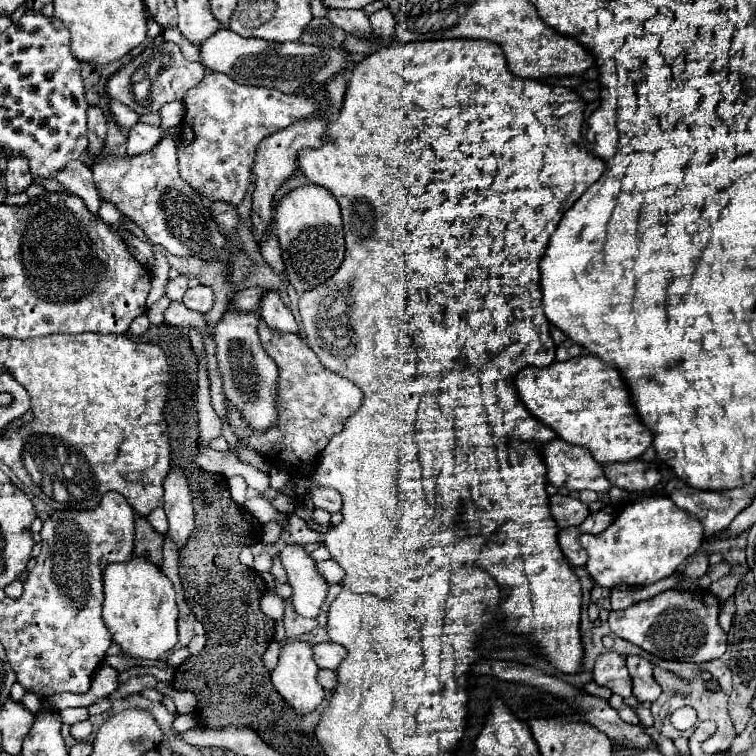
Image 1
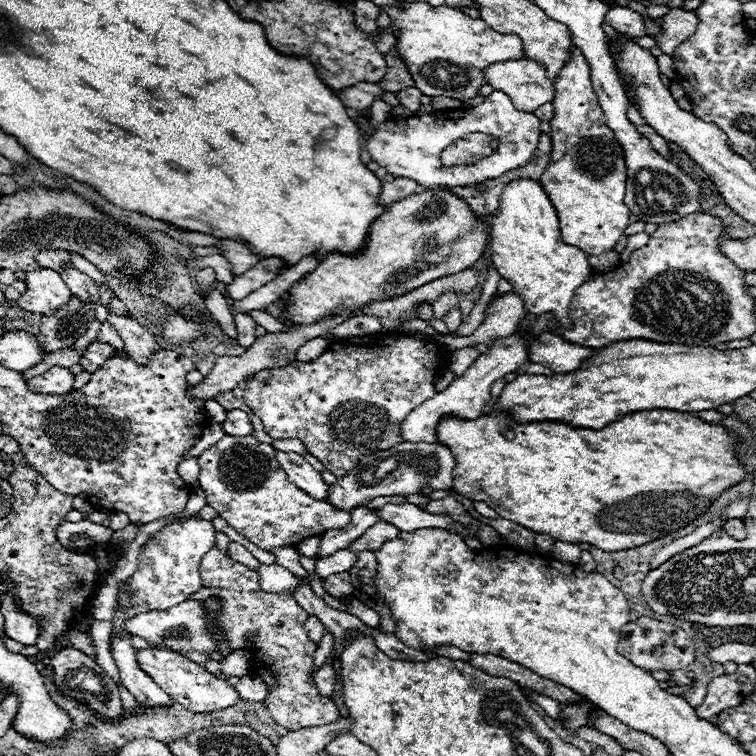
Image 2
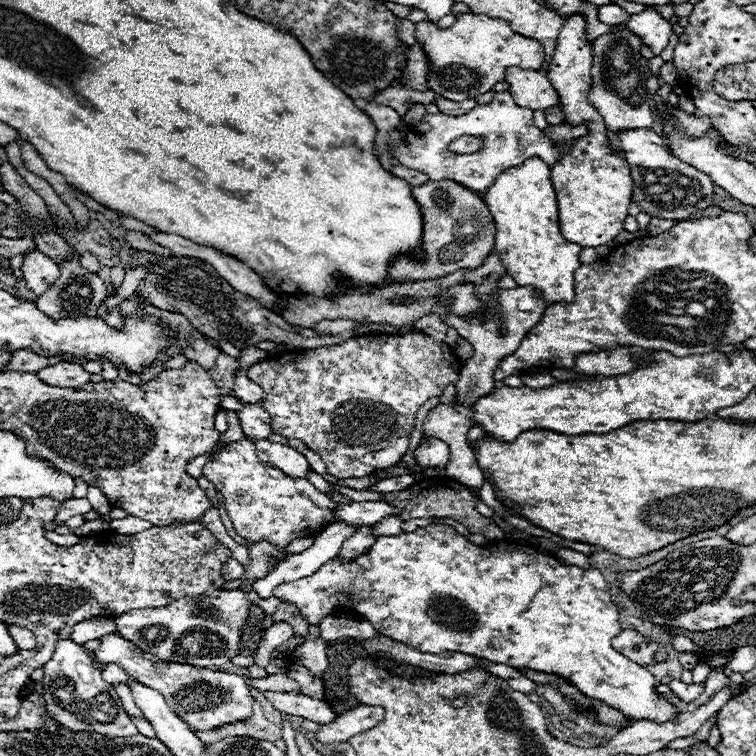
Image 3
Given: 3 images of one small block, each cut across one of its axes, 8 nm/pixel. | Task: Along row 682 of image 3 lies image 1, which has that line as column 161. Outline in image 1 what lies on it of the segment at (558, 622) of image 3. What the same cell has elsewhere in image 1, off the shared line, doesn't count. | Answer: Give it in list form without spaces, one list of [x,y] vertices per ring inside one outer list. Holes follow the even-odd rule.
[[[132,556],[124,564],[108,564],[104,570],[104,610],[102,618],[112,634],[112,642],[130,658],[160,660],[178,642],[178,606],[172,582],[160,568]]]

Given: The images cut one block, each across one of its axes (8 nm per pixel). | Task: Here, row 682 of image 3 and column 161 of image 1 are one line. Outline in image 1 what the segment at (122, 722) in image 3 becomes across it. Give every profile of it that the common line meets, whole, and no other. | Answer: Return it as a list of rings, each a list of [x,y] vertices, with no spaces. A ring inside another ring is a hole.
[[[162,42],[158,46],[146,48],[138,58],[120,68],[108,82],[108,96],[120,100],[136,114],[158,112],[164,104],[182,100],[186,92],[202,80],[204,74],[206,74],[204,66],[200,62],[188,62],[182,56],[178,44]]]

